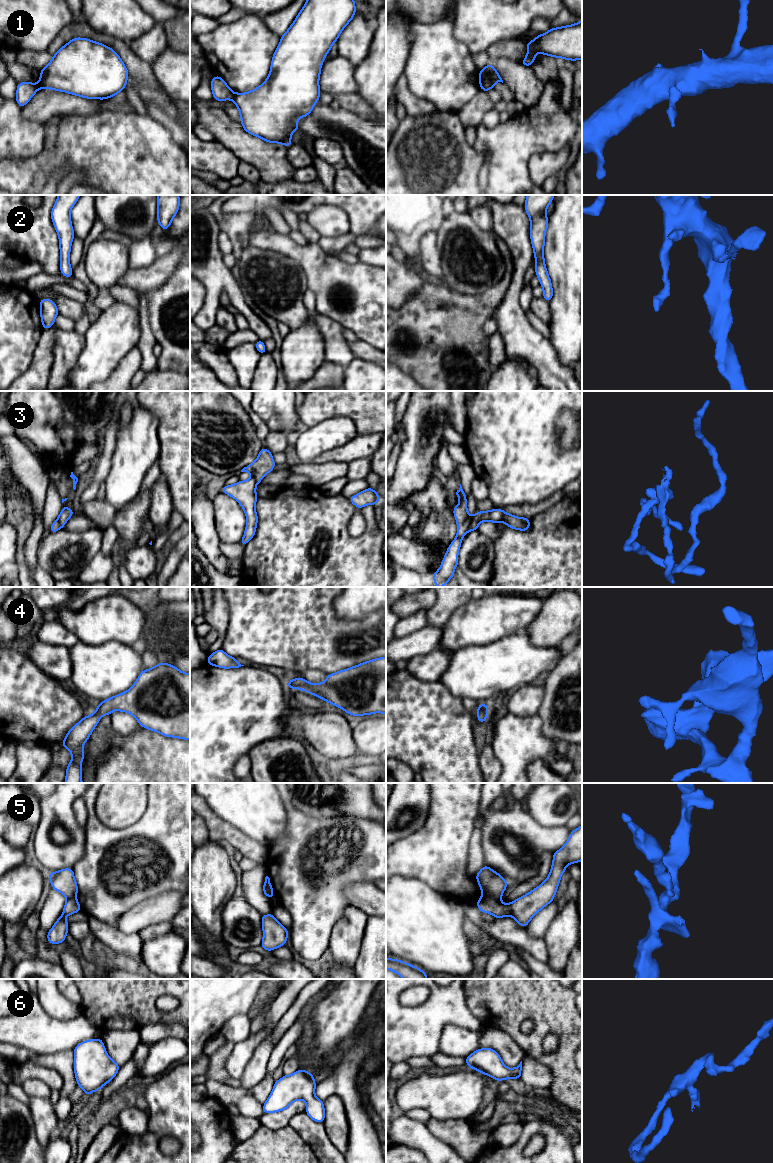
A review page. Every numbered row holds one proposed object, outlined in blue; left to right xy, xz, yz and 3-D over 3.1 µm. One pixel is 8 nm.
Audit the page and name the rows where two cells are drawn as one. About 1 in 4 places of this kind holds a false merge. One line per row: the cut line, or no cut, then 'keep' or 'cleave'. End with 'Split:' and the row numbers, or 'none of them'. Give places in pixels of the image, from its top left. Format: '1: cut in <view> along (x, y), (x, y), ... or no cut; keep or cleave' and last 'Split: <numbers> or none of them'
1: cut in xz along (235, 93), (232, 98); cleave
2: no cut; keep
3: no cut; keep
4: no cut; keep
5: cut in yz along (482, 895), (499, 900); cleave
6: no cut; keep
Split: 1, 5

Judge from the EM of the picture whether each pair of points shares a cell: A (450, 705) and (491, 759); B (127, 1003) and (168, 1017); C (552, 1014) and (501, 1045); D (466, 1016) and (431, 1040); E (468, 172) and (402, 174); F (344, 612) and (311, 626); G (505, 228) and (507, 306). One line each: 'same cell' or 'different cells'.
A: different cells
B: same cell
C: different cells
D: same cell
E: same cell
F: different cells
G: same cell

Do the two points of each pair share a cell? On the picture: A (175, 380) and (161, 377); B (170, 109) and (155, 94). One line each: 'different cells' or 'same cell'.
A: same cell
B: same cell

